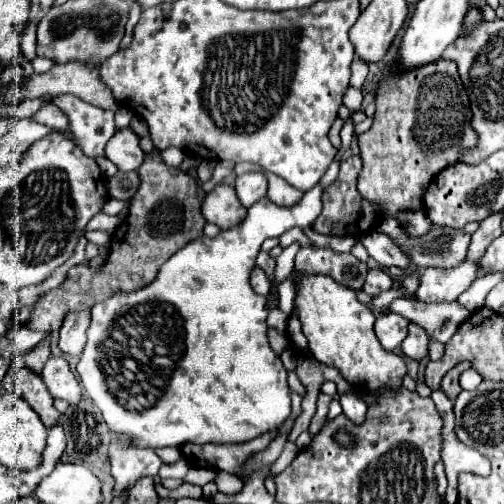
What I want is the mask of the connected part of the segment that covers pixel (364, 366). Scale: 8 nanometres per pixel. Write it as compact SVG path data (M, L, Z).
M297 272L295 276L299 288L295 298L295 312L299 312L303 334L309 340L309 352L315 356L315 360L337 368L351 386L361 386L361 390L399 390L403 376L407 374L407 366L401 356L387 352L379 344L373 332L375 314L369 310L369 306L361 304L355 298L355 292L343 288L343 284L337 284L335 280L331 280L331 276L303 276Z

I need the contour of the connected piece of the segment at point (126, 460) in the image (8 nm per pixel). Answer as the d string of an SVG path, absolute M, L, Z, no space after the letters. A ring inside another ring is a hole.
M113 432L109 444L109 460L111 474L115 478L115 490L119 494L123 494L143 476L157 476L163 464L151 448L135 448L131 440L123 440L123 436L115 436Z

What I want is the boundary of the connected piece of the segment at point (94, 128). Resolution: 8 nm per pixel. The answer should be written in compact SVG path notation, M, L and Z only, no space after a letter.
M73 94L55 96L53 104L59 106L69 118L69 132L75 144L89 158L105 156L105 146L115 134L113 112L91 106Z

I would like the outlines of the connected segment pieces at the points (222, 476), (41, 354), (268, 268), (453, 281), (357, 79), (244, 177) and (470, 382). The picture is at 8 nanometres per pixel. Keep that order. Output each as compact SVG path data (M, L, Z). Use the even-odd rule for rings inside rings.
M219 472L215 482L219 484L219 492L223 492L223 494L237 494L243 488L243 482L237 476L227 474L227 472Z
M47 334L47 336L45 336L43 344L37 344L31 352L27 352L27 354L25 354L25 364L27 364L27 368L31 368L31 370L33 370L33 372L37 372L37 374L43 370L43 364L45 364L45 362L47 362L47 358L51 356L49 338L51 338L51 334Z
M259 252L259 256L257 256L257 266L261 268L261 270L265 270L269 276L273 274L273 268L275 268L275 258L271 258L267 252Z
M463 262L459 268L439 270L425 268L419 274L419 288L415 296L421 302L453 302L463 294L471 282L479 276L479 266L475 262Z
M357 58L351 64L351 86L353 88L361 88L363 82L365 82L365 78L367 78L367 64L363 60L359 62L359 58Z
M249 172L241 174L235 180L235 190L245 208L255 204L257 200L265 198L267 194L267 176L263 172Z
M475 368L465 370L465 372L461 374L461 386L463 386L465 390L473 390L473 388L477 388L481 382L483 382L483 378L481 378L479 372L475 372Z

